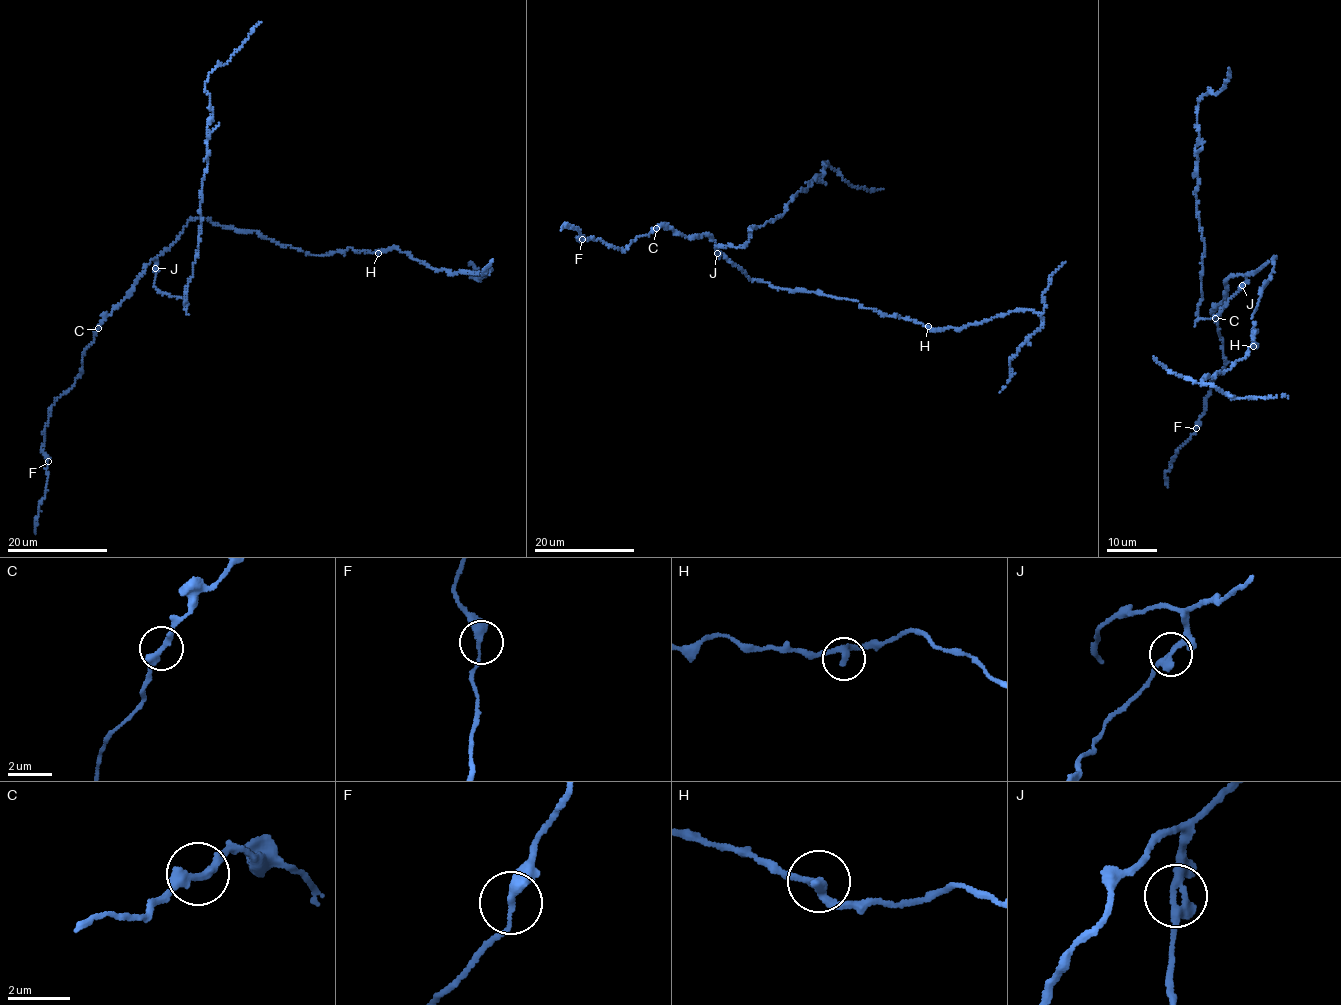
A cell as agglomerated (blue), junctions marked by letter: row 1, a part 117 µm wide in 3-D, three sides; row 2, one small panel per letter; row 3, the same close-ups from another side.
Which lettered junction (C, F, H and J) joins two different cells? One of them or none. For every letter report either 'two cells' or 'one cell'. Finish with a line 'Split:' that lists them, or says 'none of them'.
C: one cell
F: one cell
H: one cell
J: two cells
Split: J

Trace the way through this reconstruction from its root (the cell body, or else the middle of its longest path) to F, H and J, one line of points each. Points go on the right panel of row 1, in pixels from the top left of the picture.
F: (1266, 263), (1249, 275), (1233, 275), (1225, 280), (1227, 298), (1212, 312), (1226, 363), (1214, 375), (1196, 428)
H: (1266, 263), (1274, 258), (1270, 278), (1261, 288), (1257, 307), (1252, 314), (1252, 328), (1255, 331), (1253, 346)
J: (1266, 263), (1245, 276), (1242, 285)

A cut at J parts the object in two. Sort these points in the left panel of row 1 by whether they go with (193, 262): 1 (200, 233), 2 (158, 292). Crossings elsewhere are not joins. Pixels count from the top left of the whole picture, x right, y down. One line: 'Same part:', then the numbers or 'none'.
Same part: 1, 2

